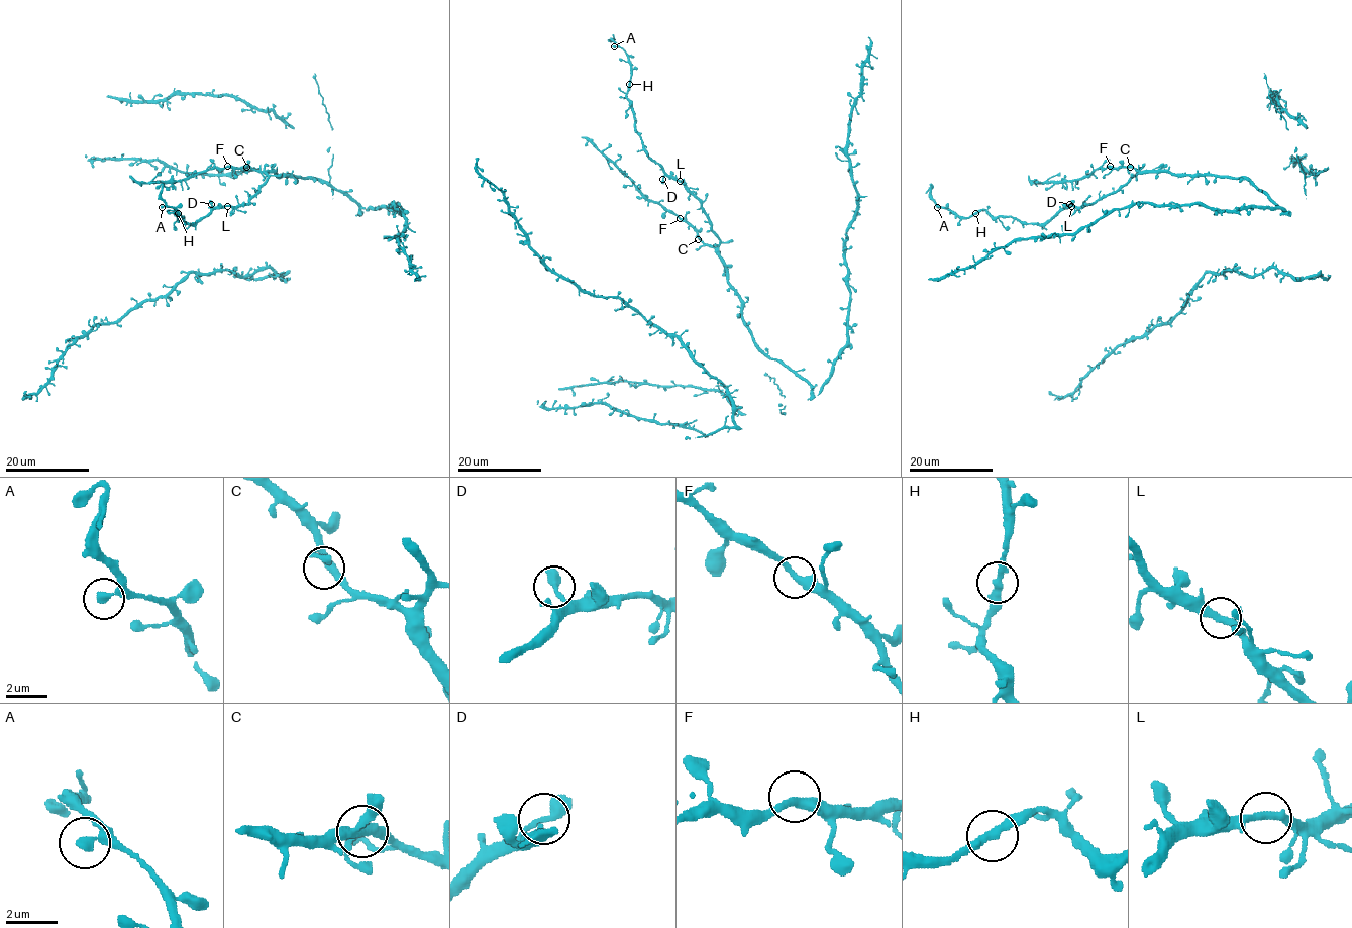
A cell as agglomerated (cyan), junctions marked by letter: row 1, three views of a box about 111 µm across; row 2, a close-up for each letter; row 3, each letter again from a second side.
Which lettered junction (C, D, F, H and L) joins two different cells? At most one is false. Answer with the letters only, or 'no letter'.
no letter

